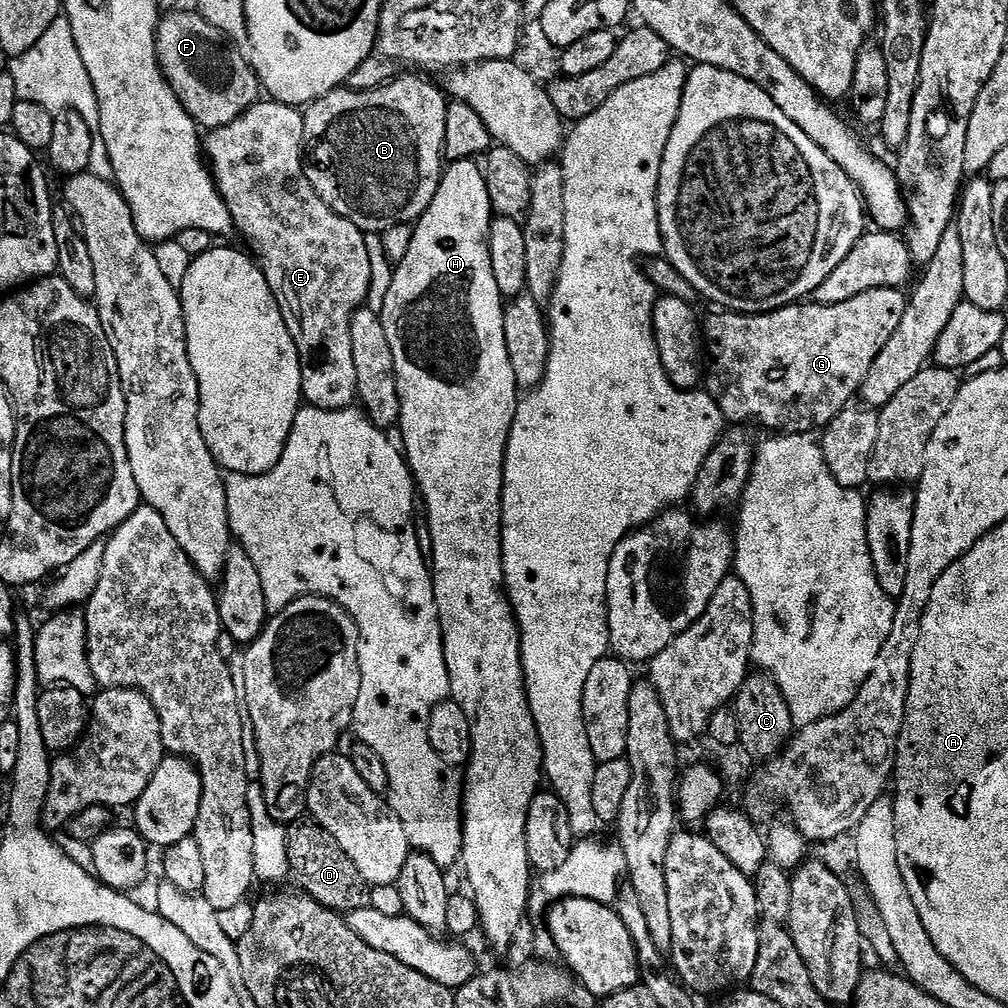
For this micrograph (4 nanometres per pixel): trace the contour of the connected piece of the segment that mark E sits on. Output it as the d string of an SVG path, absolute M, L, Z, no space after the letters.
M271 98L261 99L259 102L252 104L250 110L246 110L234 122L230 122L221 128L211 129L203 137L202 152L210 165L212 178L216 181L216 189L220 191L220 197L224 199L232 214L233 225L238 232L241 232L252 243L252 248L250 247L251 255L255 257L260 269L264 271L266 282L273 294L276 295L276 301L282 310L282 318L286 318L286 330L290 330L290 334L298 346L300 365L302 366L303 399L311 407L321 408L322 410L353 407L358 400L356 394L358 374L354 374L354 346L350 342L350 328L354 314L367 305L368 295L370 294L372 271L370 270L370 250L366 250L368 236L361 232L358 226L354 226L354 222L350 222L339 216L334 210L330 210L330 206L326 206L326 202L322 202L322 198L318 198L314 186L310 186L310 178L306 178L304 173L304 117L301 109L290 104L277 104Z

